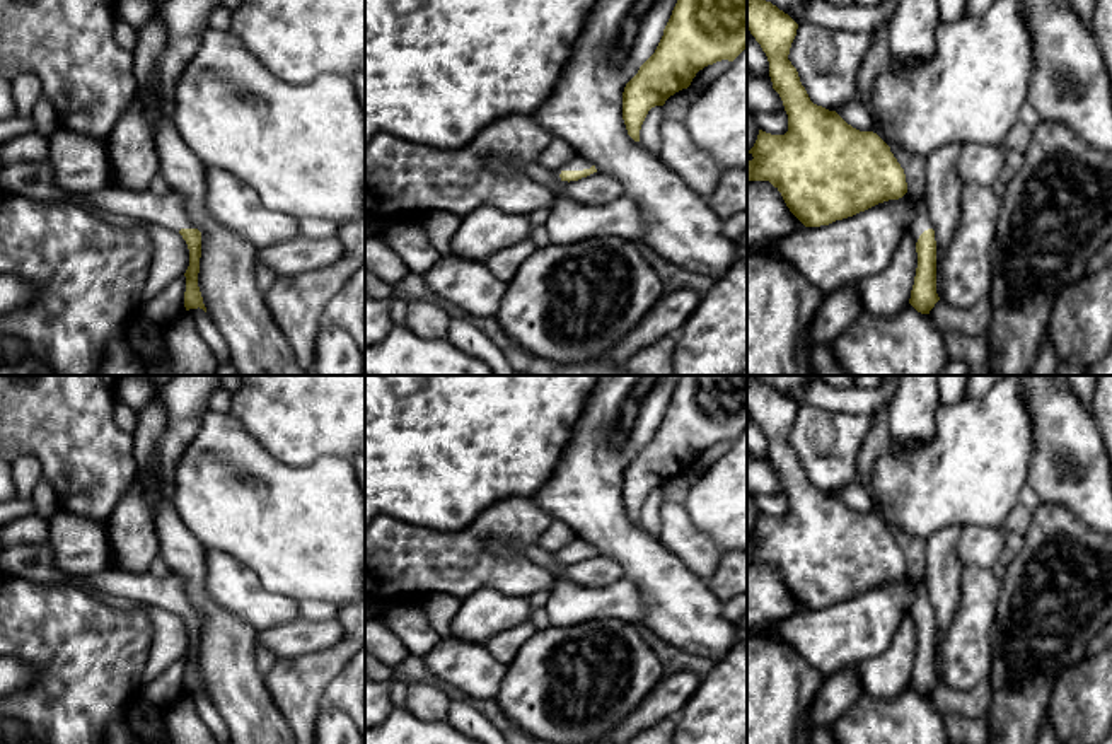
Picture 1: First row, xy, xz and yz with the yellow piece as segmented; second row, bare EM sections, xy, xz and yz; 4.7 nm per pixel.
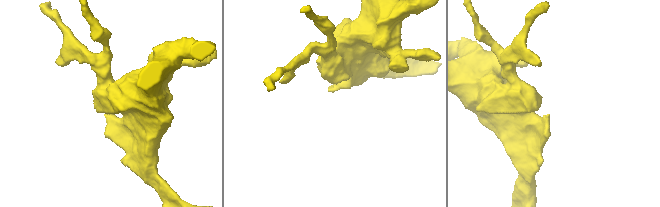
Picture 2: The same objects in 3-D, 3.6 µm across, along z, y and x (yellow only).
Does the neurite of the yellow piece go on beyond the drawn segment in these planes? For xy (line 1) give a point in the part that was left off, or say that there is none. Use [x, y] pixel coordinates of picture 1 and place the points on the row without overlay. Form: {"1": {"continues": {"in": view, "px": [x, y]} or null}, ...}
{"1": {"continues": {"in": "xy", "px": [167, 592]}}}

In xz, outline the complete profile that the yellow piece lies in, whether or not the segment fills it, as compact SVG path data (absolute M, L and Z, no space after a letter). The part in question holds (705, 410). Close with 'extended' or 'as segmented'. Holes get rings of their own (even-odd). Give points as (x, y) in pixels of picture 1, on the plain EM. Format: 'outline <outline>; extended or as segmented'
outline M681 375L655 435L640 449L623 474L628 517L640 524L640 512L655 488L687 471L699 452L721 442L733 444L747 430L747 375Z; as segmented

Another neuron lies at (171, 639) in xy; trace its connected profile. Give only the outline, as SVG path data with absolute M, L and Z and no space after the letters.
M78 590L84 597L94 599L116 611L143 607L153 625L153 643L143 669L142 688L162 674L169 666L182 659L189 648L189 631L179 614L164 611L147 602L107 596L97 590Z

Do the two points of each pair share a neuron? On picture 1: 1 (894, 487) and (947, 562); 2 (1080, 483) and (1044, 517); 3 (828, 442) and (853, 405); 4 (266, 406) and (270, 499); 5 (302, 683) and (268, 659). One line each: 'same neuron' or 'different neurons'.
1: different neurons
2: different neurons
3: different neurons
4: different neurons
5: different neurons

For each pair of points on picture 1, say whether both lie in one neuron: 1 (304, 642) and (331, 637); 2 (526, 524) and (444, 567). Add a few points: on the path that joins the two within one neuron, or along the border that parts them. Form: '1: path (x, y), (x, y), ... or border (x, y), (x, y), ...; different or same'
1: path (311, 637), (324, 637); same
2: path (505, 524), (485, 526), (464, 546); same

